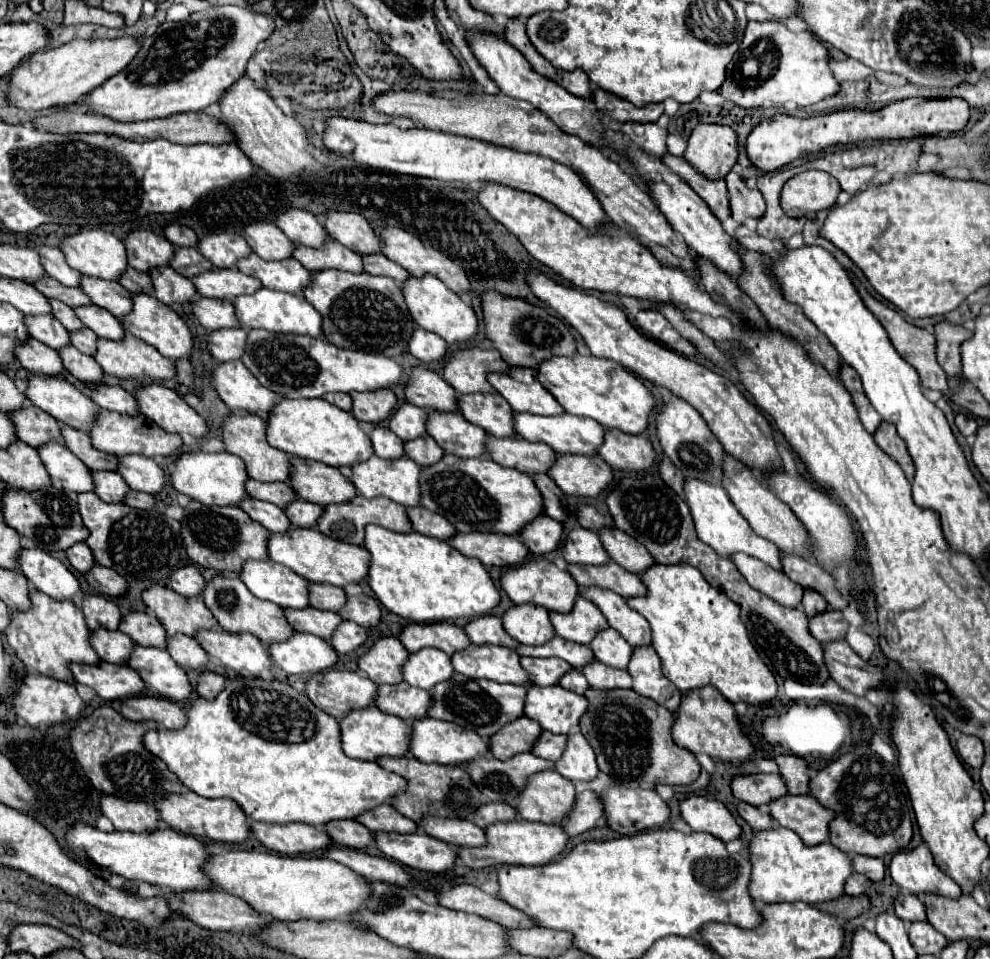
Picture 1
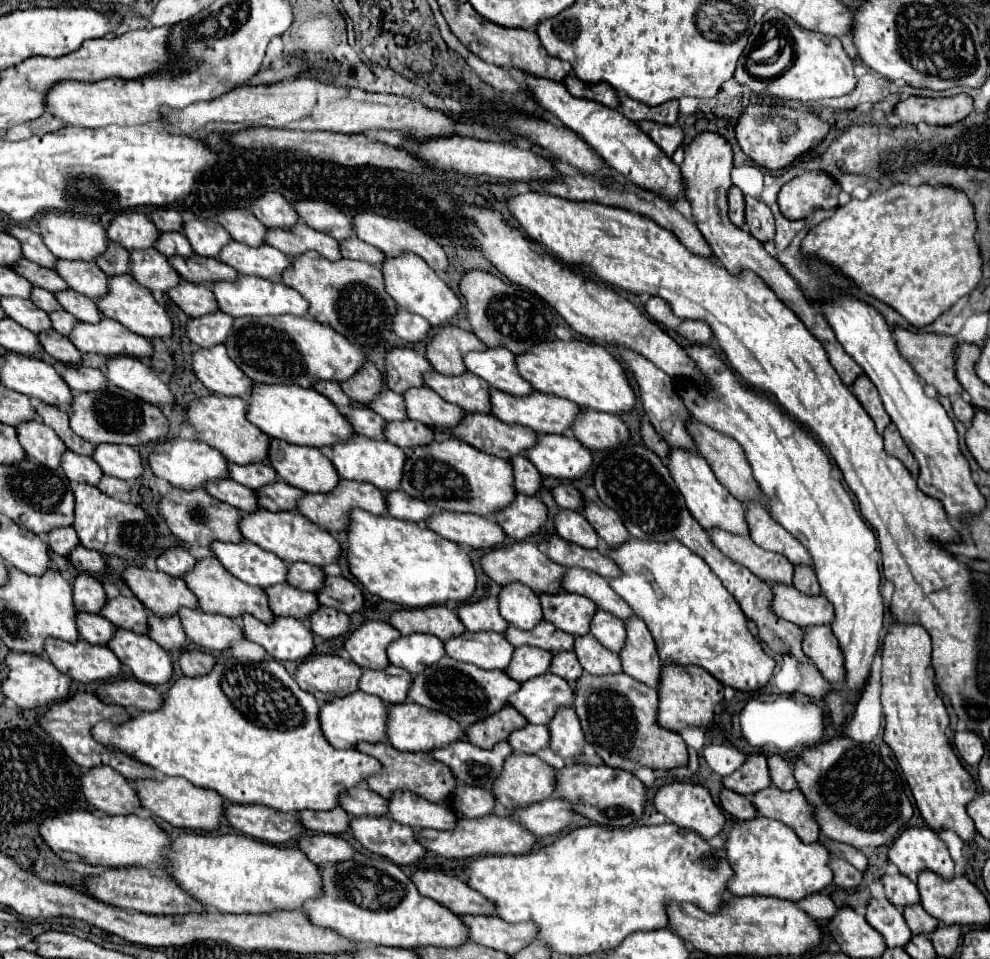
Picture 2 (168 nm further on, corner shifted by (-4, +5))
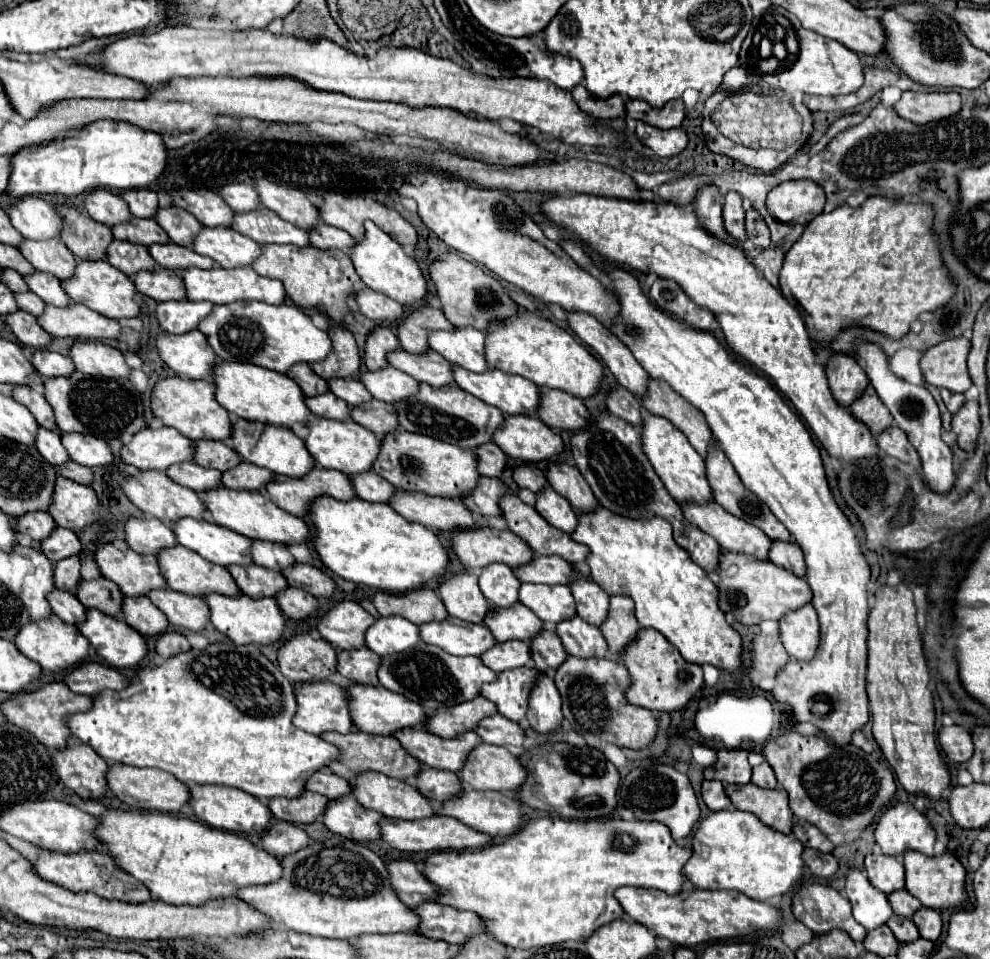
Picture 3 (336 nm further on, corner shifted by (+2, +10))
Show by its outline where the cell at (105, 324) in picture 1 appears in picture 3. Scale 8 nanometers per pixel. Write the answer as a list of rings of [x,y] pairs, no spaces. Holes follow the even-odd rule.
[[[35,272],[33,276],[27,276],[25,282],[29,284],[31,292],[35,292],[47,304],[53,304],[53,306],[59,306],[59,308],[67,308],[71,304],[71,298],[63,290],[61,282],[57,278],[53,278],[53,274]]]

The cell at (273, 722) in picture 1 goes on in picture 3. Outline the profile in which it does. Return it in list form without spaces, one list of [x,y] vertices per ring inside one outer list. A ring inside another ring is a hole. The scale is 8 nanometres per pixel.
[[[209,644],[205,650],[191,650],[173,656],[169,662],[139,672],[139,682],[131,682],[121,692],[101,692],[93,708],[67,718],[69,730],[105,760],[119,760],[129,766],[153,766],[173,774],[185,784],[219,784],[239,788],[259,800],[277,796],[299,798],[305,782],[339,758],[339,748],[319,736],[293,726],[297,698],[293,684],[281,670],[249,646]]]

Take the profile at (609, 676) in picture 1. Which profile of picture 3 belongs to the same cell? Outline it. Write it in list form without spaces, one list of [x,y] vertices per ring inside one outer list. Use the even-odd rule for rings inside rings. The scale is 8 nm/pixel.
[[[579,616],[573,620],[565,620],[557,624],[557,636],[563,642],[563,648],[569,656],[577,658],[605,658],[607,656],[607,642],[599,628],[585,624]]]

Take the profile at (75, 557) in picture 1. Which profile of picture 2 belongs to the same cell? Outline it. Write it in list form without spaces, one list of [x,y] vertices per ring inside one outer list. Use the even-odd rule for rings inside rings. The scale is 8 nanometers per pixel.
[[[59,527],[47,533],[47,545],[59,555],[69,555],[71,549],[79,545],[79,539],[73,527]]]

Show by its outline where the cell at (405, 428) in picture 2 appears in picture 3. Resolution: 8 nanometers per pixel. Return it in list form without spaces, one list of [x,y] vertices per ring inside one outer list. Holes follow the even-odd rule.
[[[371,400],[369,404],[353,406],[351,416],[357,424],[371,430],[377,438],[383,438],[385,434],[395,432],[399,428],[397,410],[391,404],[385,404],[379,400]]]

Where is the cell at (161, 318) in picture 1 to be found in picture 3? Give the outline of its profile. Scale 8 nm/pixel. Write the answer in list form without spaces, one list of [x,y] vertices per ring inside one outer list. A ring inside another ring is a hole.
[[[81,262],[77,264],[75,276],[67,282],[61,282],[69,298],[77,304],[85,304],[91,310],[97,310],[99,314],[107,318],[137,318],[141,314],[141,306],[135,302],[137,288],[129,276],[125,276],[121,270],[113,268],[109,262]]]

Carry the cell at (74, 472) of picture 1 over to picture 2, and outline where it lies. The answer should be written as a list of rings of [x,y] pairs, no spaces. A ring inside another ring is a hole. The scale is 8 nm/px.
[[[33,419],[33,421],[25,421],[23,425],[17,425],[15,429],[21,441],[21,447],[31,459],[47,465],[49,469],[59,467],[59,459],[61,459],[61,453],[65,451],[65,445],[51,427]]]

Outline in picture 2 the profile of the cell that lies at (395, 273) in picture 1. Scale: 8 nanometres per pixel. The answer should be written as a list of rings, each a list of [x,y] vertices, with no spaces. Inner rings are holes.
[[[349,237],[347,241],[339,241],[339,251],[343,253],[345,259],[357,259],[357,261],[373,263],[373,265],[381,265],[381,261],[385,259],[385,255],[377,247],[367,245],[357,237]]]

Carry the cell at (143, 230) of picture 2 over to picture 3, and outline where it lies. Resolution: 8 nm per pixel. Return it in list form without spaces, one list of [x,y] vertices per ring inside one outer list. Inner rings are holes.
[[[91,192],[85,198],[85,210],[95,222],[109,228],[131,220],[131,212],[125,200],[121,196],[113,196],[111,192]]]

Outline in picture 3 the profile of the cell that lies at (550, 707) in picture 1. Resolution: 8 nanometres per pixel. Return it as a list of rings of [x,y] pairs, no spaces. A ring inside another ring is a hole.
[[[527,666],[501,672],[493,684],[485,684],[485,688],[481,688],[481,696],[495,702],[499,714],[503,714],[505,718],[525,724],[525,716],[529,710],[529,696],[539,676],[541,672],[537,668]]]

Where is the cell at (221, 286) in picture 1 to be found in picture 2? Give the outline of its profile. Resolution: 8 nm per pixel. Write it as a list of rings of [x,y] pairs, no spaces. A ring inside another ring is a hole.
[[[189,255],[189,257],[169,257],[171,267],[179,273],[181,279],[191,283],[215,283],[215,281],[235,281],[237,271],[225,265],[223,261],[201,257],[201,255]]]

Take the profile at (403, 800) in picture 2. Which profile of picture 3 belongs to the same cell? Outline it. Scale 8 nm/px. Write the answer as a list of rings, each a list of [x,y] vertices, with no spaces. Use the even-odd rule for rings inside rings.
[[[365,772],[353,780],[353,796],[359,804],[387,818],[419,820],[433,816],[431,802],[403,780],[389,778],[377,772]]]

